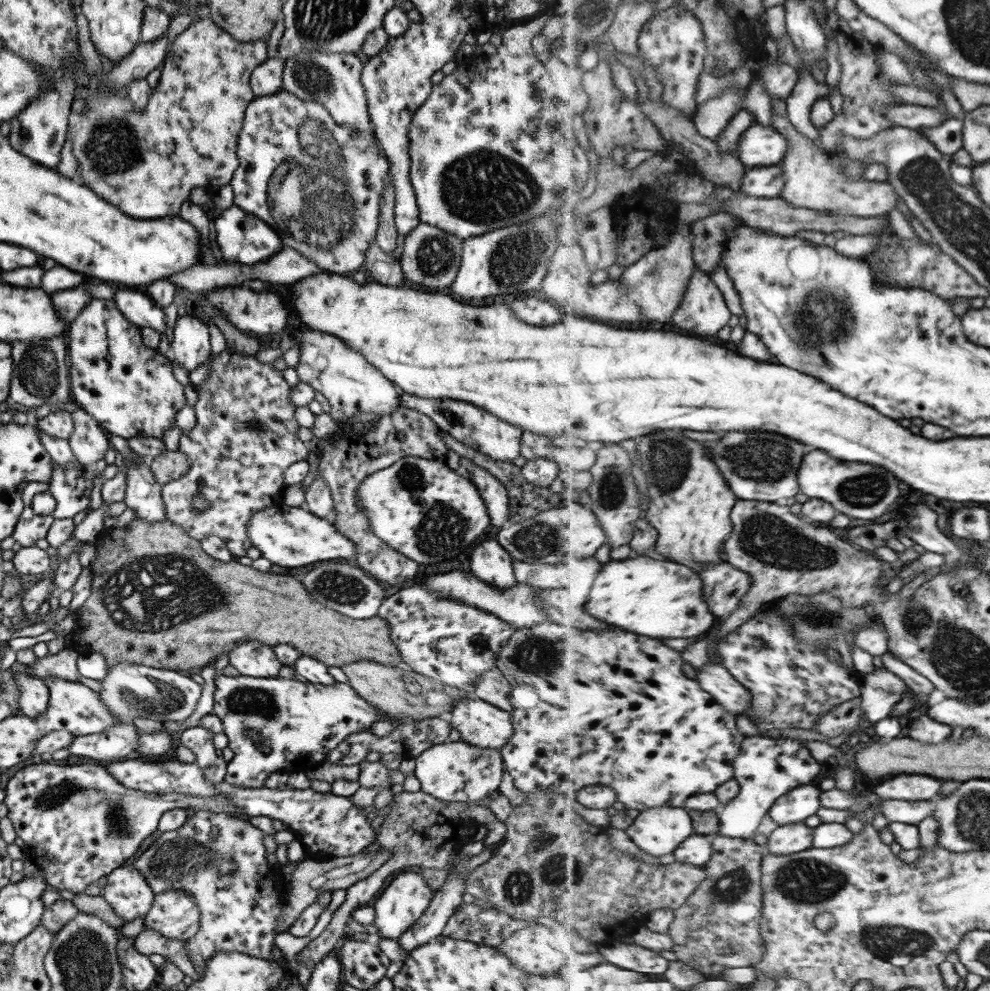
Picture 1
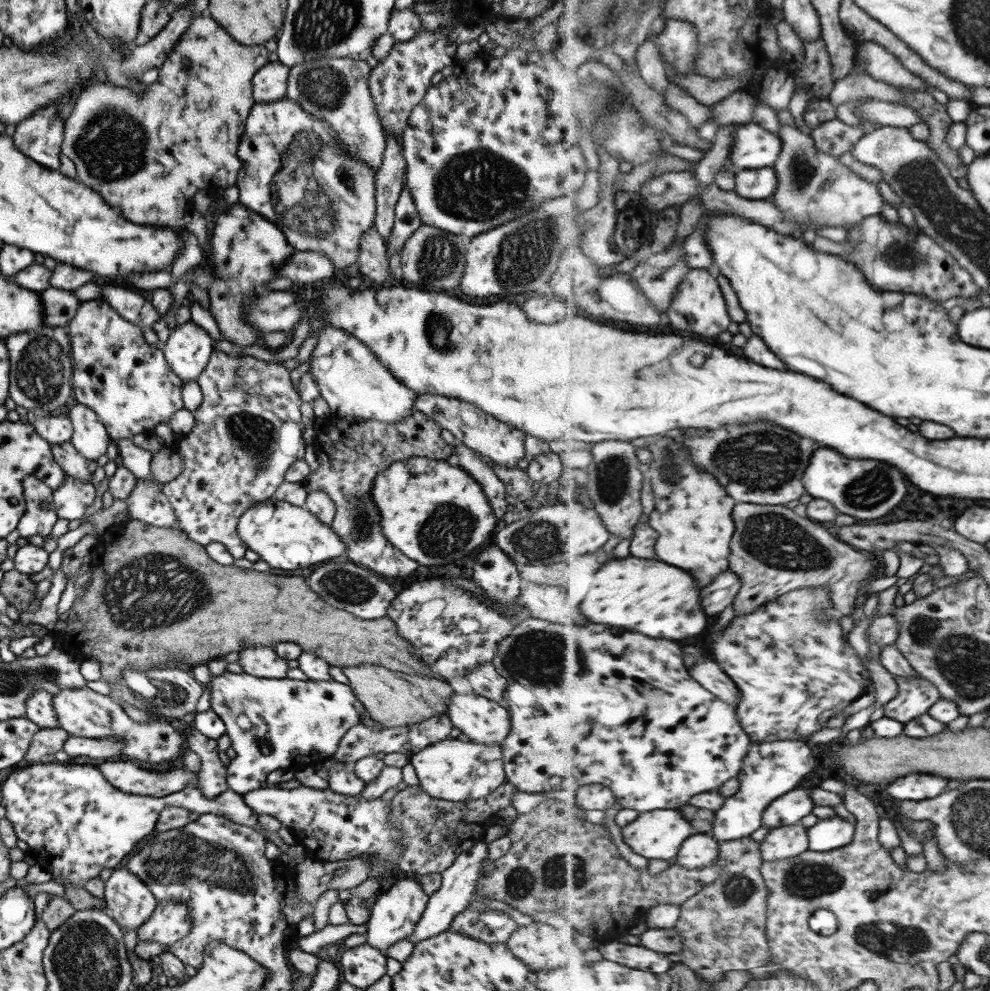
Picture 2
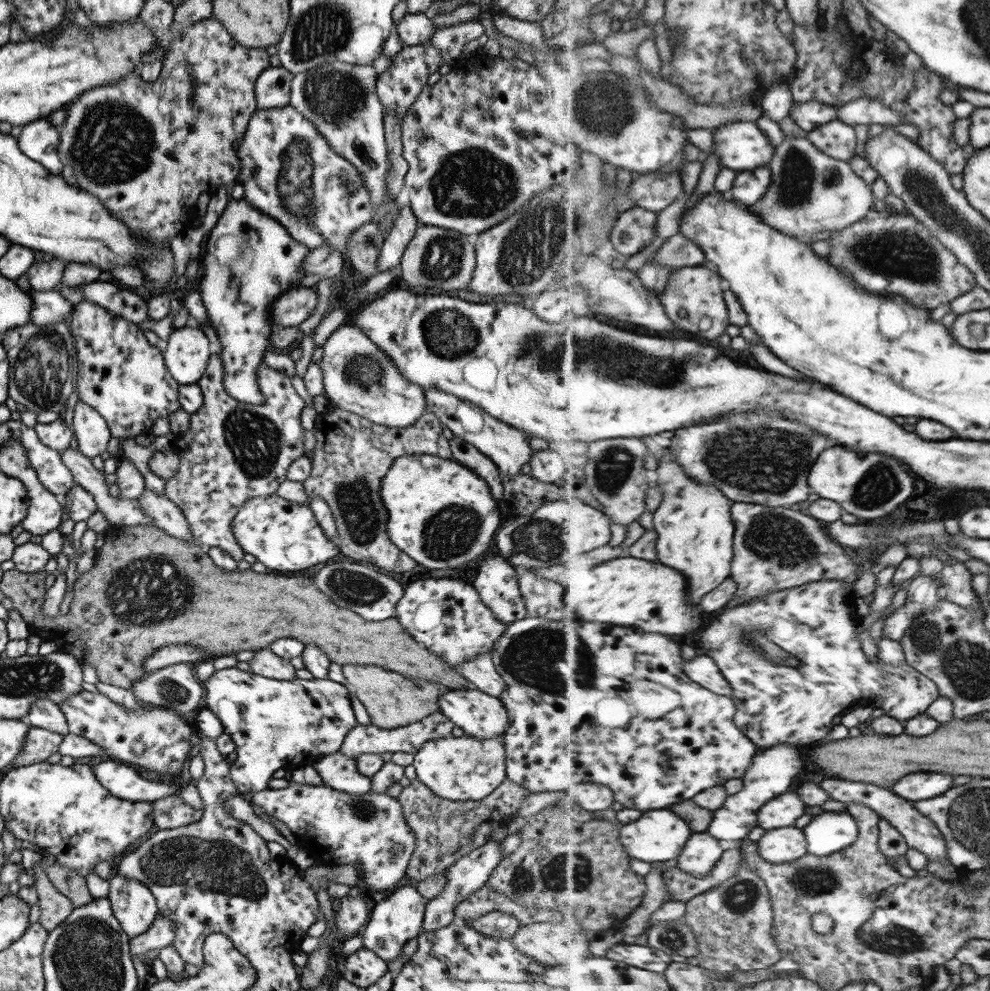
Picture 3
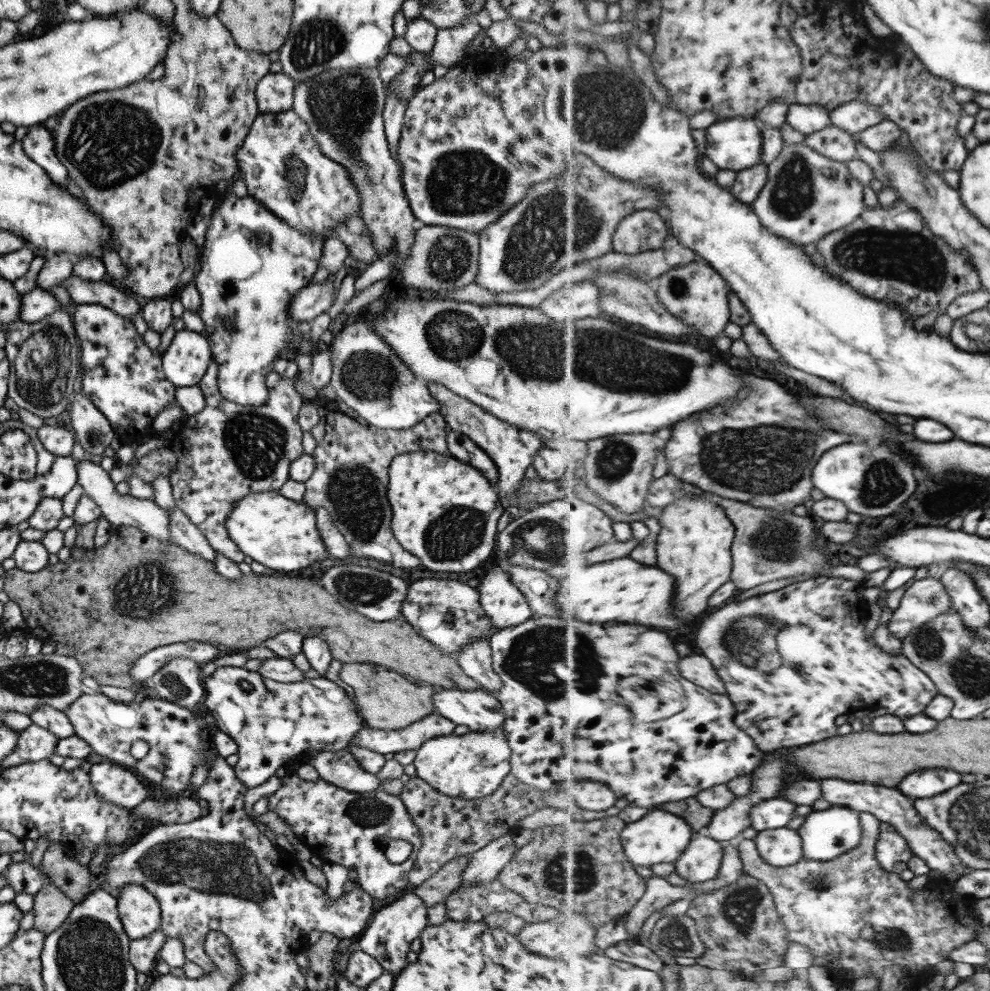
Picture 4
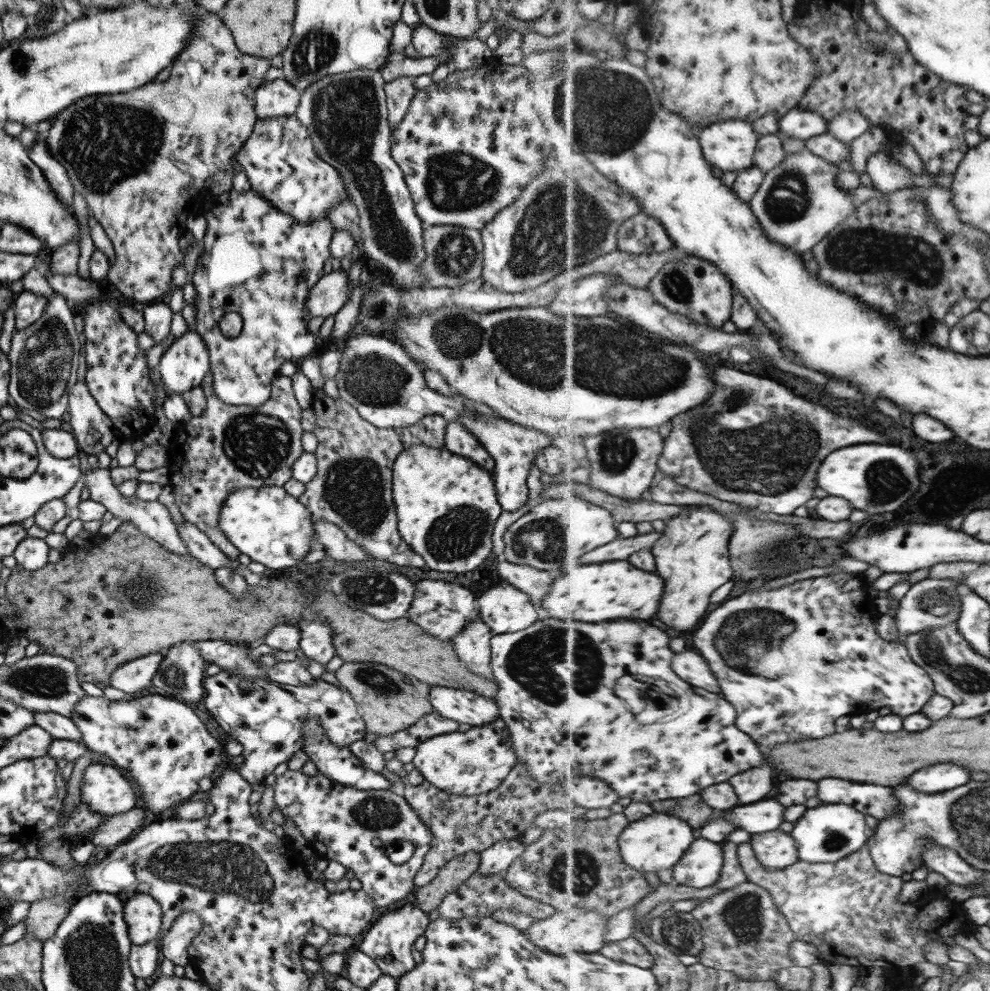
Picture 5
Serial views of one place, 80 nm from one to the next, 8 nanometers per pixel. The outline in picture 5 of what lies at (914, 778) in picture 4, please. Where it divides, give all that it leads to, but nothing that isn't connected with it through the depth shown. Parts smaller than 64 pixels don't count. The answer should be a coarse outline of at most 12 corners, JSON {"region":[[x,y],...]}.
{"region":[[937,764],[913,774],[919,792],[953,790],[967,784],[971,772]]}

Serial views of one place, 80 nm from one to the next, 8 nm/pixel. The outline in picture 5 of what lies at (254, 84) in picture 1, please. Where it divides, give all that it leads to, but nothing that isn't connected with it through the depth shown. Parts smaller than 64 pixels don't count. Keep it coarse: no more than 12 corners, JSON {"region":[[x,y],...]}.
{"region":[[285,78],[254,93],[256,120],[293,116],[301,94]]}

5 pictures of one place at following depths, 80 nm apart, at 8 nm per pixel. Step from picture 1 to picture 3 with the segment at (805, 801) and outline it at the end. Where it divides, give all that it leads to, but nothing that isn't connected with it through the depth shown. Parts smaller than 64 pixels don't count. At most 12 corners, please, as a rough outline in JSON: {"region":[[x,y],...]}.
{"region":[[794,788],[759,810],[765,830],[794,826],[808,804]]}

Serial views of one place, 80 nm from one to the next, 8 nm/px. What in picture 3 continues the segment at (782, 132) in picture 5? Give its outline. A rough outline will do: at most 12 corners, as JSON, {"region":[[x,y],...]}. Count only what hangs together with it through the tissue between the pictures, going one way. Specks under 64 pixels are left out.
{"region":[[795,104],[790,118],[810,133],[837,119],[837,106]]}

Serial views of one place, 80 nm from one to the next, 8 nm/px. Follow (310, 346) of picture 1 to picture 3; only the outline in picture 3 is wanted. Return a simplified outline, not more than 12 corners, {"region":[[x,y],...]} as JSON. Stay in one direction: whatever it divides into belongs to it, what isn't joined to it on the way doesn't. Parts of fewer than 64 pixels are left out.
{"region":[[356,326],[321,347],[328,403],[366,422],[409,426],[424,390]]}

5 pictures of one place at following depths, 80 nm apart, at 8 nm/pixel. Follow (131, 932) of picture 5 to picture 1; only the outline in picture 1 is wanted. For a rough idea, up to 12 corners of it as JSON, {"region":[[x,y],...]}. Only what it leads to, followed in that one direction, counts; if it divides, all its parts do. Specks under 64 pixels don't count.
{"region":[[132,865],[107,873],[102,897],[124,922],[153,892]]}

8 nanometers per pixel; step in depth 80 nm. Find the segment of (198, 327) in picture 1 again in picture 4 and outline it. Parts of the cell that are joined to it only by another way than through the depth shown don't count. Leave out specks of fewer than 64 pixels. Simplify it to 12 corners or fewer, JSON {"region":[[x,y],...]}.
{"region":[[174,332],[161,370],[175,388],[193,386],[211,364],[204,334]]}

